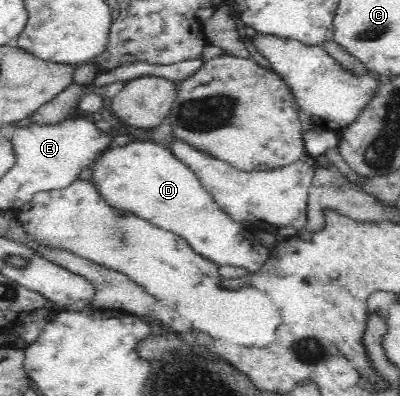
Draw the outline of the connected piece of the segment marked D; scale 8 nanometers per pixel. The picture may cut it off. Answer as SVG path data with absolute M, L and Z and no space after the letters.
M136 141L104 152L94 163L90 180L108 205L120 212L132 212L156 227L184 238L195 253L219 267L242 267L260 272L270 258L270 249L263 247L254 234L232 219L204 188L200 178L168 147L150 141Z

